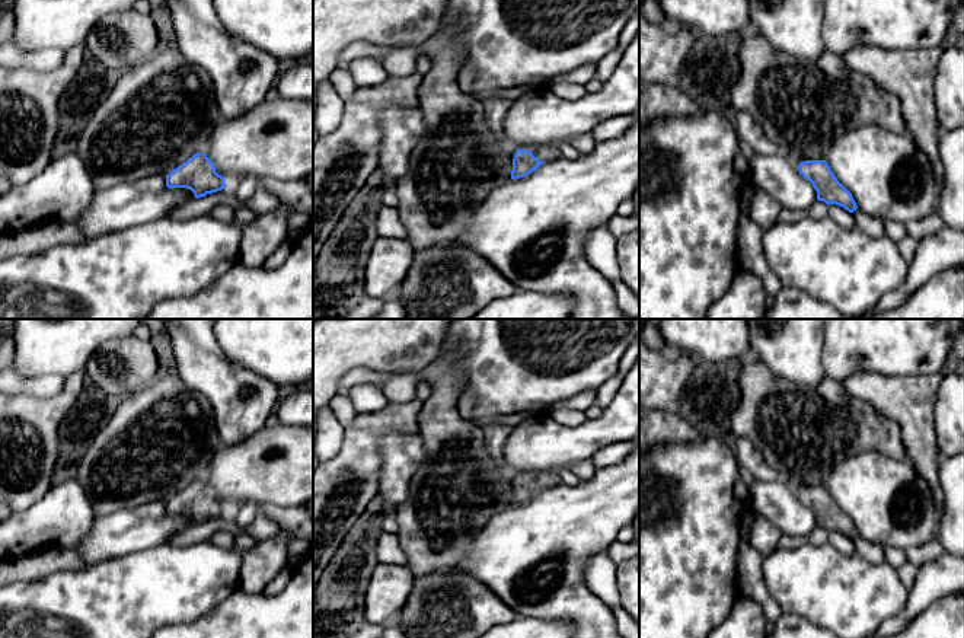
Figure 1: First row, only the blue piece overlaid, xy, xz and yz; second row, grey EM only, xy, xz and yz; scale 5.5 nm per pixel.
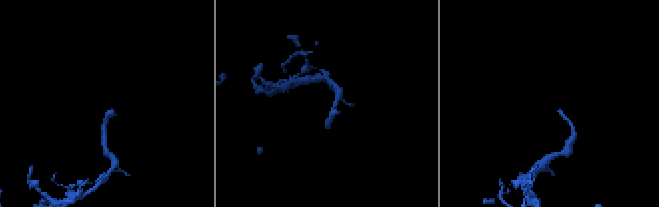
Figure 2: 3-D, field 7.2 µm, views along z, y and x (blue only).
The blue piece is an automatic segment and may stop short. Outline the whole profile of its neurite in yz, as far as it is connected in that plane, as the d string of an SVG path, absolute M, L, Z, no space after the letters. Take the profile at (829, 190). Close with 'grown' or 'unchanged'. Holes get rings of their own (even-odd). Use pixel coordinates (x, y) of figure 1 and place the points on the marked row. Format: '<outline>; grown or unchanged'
M751 31L743 35L738 63L740 77L731 90L732 106L747 112L778 147L778 153L813 184L818 201L853 213L858 205L827 165L827 153L848 131L866 125L907 134L898 98L878 87L871 77L850 70L842 57L827 50L814 60L797 58Z; grown

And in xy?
M165 42L146 63L122 71L76 137L74 153L96 189L134 185L159 173L166 176L167 188L186 188L201 198L227 186L204 153L223 119L210 74L192 64L173 42Z; grown

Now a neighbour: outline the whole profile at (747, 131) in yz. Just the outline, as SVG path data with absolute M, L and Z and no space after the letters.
M738 112L737 137L741 143L747 143L754 153L775 154L778 147L772 143L760 127L753 121L747 112Z

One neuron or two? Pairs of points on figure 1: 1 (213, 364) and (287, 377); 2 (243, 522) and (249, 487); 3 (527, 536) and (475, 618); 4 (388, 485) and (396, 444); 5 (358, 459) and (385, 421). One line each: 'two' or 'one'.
1: two
2: two
3: two
4: one
5: one

